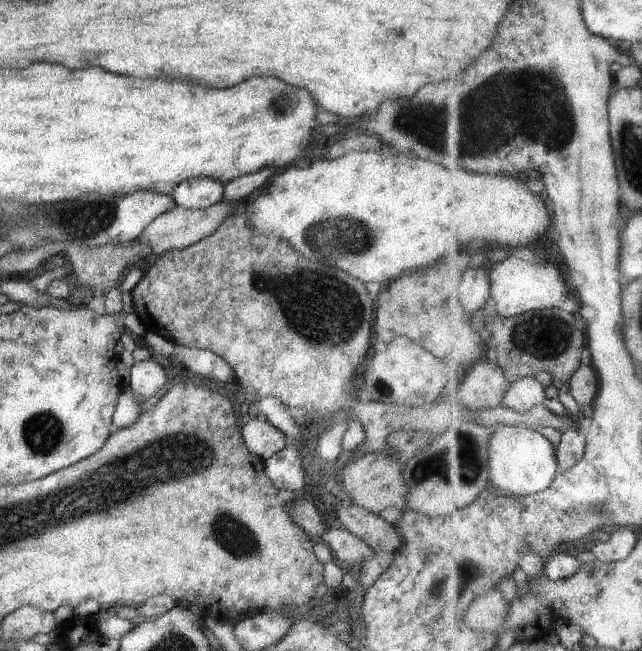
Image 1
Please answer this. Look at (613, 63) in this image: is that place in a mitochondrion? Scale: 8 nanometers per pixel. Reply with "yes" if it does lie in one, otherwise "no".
no

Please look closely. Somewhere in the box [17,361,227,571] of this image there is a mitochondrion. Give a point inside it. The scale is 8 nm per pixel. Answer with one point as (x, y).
(49, 434)

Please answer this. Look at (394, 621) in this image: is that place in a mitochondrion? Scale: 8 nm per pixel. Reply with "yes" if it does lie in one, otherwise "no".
no

